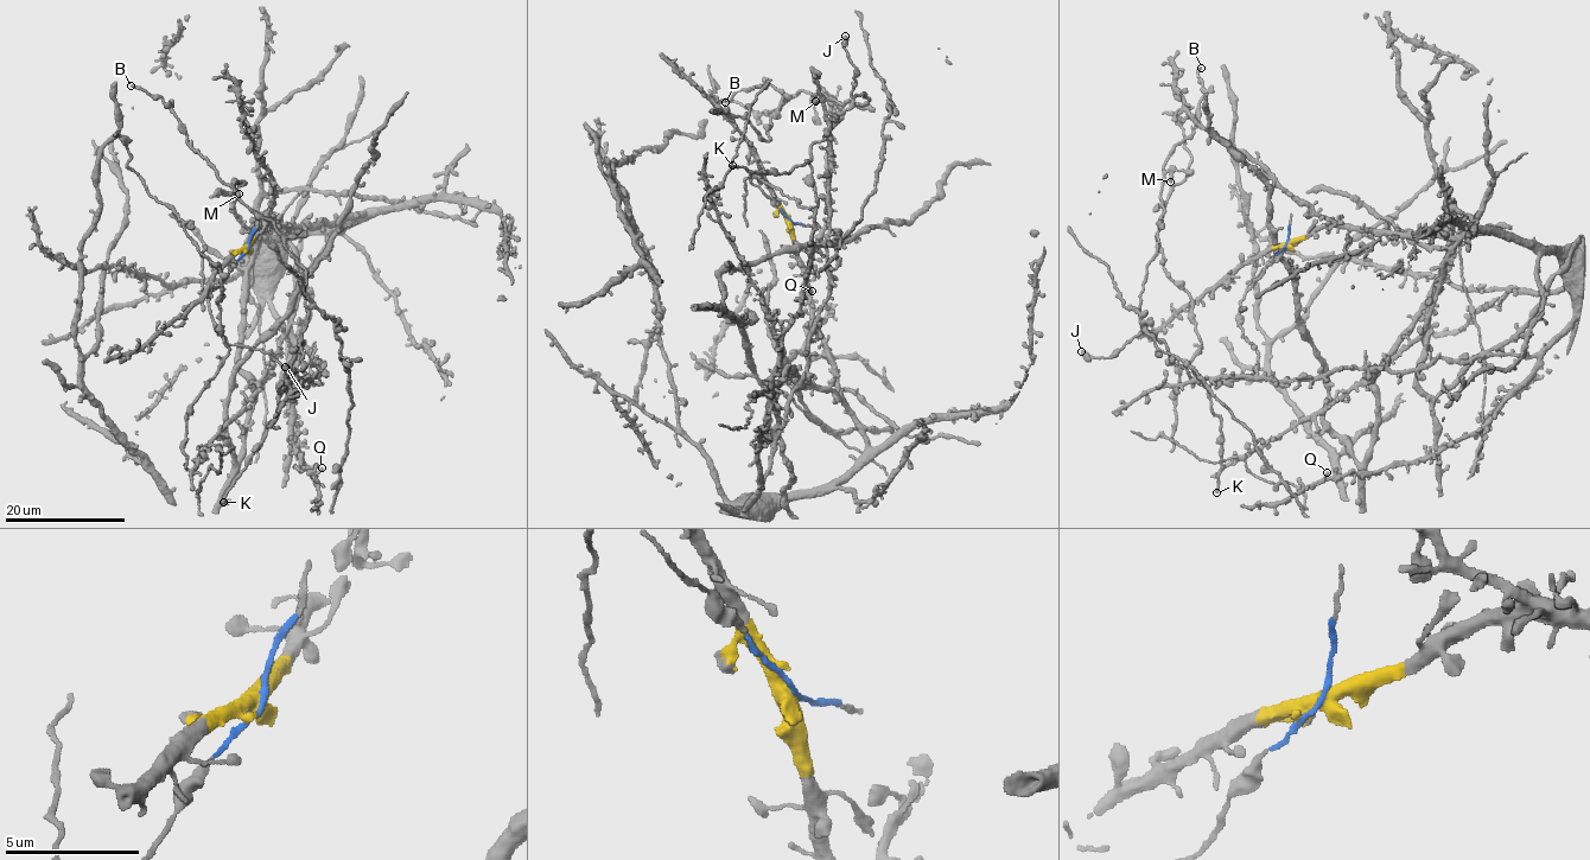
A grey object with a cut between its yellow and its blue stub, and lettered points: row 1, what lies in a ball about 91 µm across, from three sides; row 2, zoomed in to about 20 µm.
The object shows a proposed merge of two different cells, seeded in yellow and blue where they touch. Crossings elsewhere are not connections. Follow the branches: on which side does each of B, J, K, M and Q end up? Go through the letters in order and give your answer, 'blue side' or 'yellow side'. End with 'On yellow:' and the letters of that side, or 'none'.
B: blue side
J: blue side
K: blue side
M: blue side
Q: yellow side
On yellow: Q

